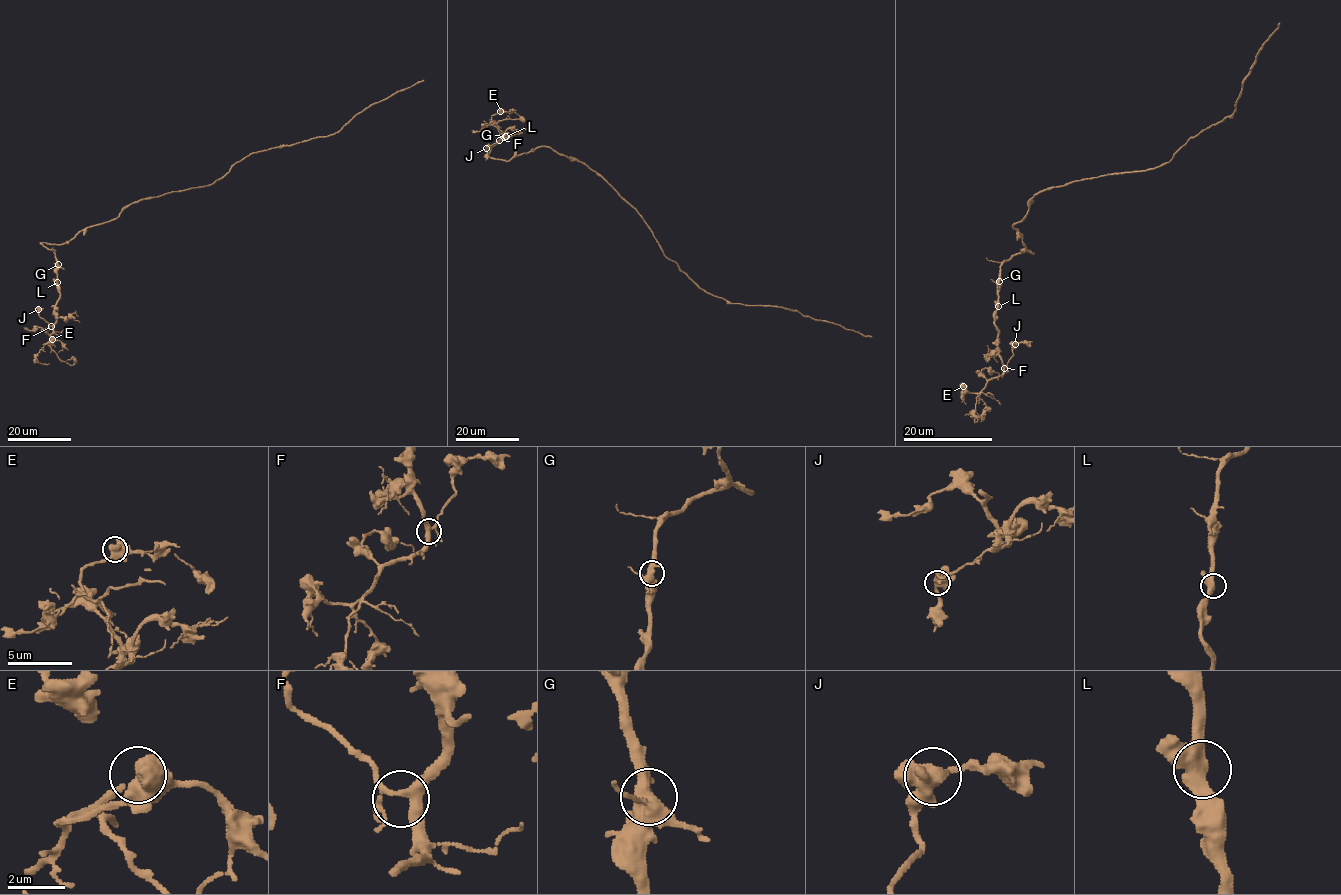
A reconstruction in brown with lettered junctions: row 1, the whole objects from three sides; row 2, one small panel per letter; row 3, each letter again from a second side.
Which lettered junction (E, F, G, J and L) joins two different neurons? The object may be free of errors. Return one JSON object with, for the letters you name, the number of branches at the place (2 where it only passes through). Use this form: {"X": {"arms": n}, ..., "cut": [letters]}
{"cut": []}

